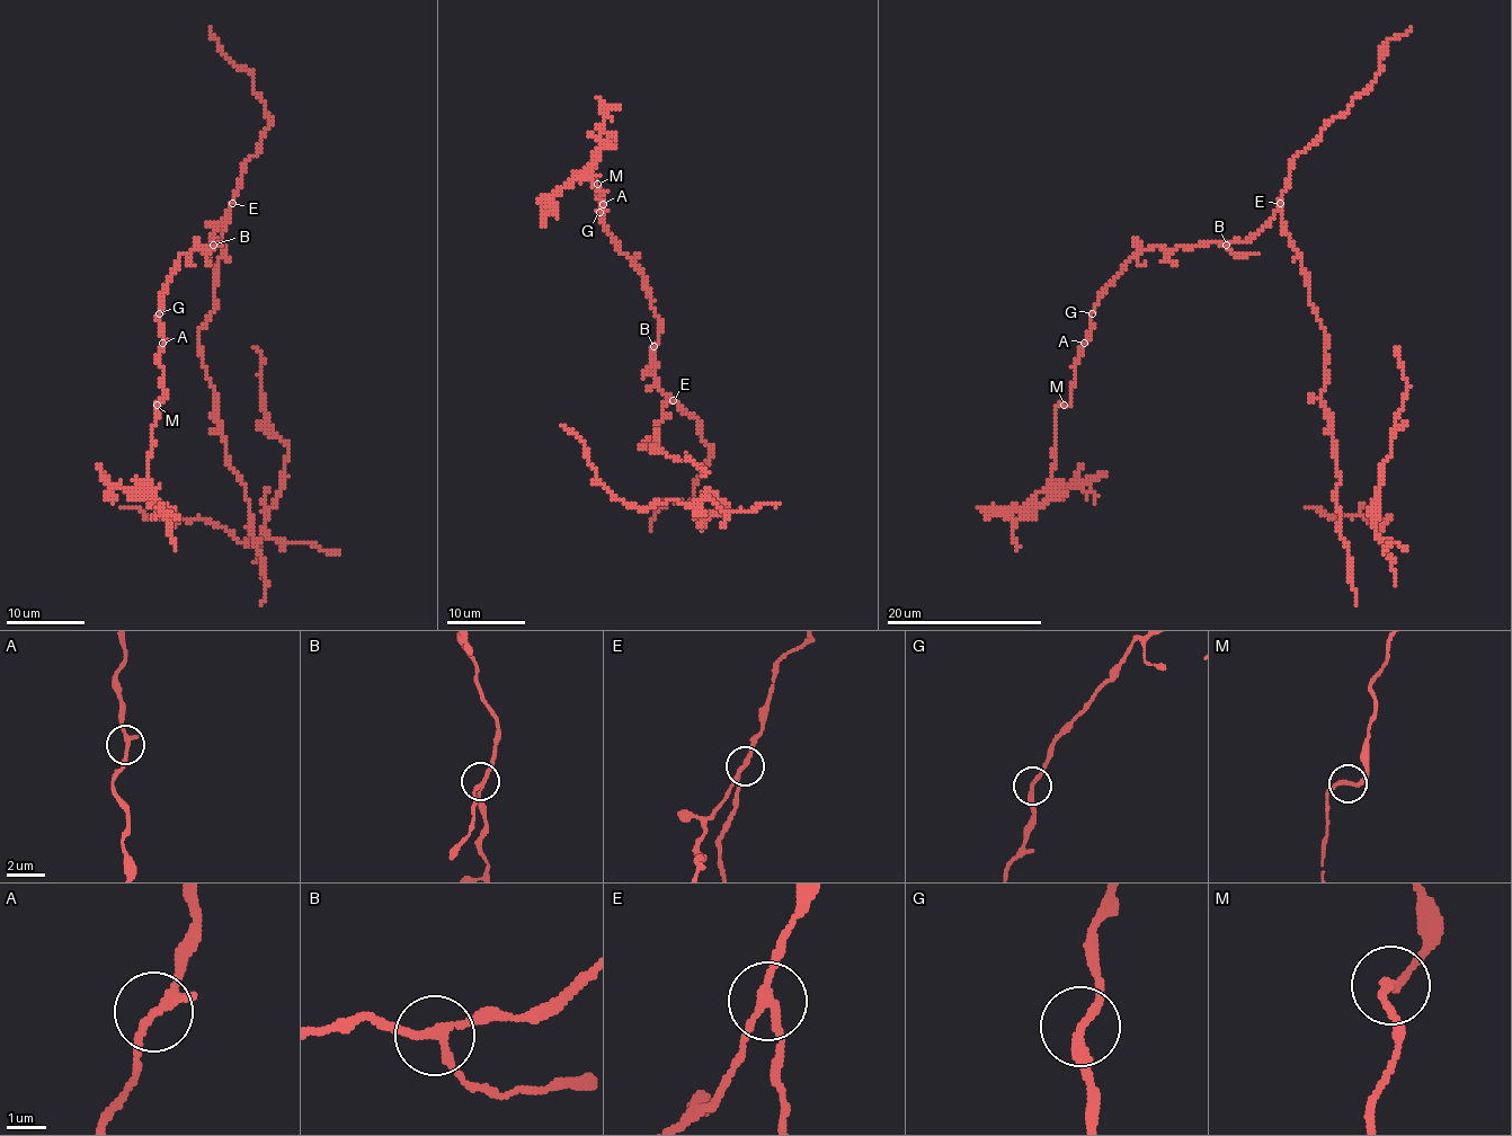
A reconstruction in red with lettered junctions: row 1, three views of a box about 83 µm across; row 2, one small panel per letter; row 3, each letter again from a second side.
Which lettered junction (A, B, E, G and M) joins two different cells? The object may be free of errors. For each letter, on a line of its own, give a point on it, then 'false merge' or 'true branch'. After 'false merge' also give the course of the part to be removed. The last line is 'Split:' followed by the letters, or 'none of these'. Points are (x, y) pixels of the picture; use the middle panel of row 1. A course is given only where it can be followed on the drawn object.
A: (603, 204) | true branch
B: (654, 346) | true branch
E: (673, 400) | false merge
G: (599, 212) | true branch
M: (597, 184) | true branch
Split: E

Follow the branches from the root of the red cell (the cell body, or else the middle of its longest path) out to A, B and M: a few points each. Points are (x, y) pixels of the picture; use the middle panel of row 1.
A: (664, 410), (669, 397), (658, 388), (654, 375), (659, 317), (643, 274), (607, 231), (599, 212), (603, 204)
B: (664, 410), (669, 397), (658, 388), (654, 375), (654, 346)
M: (664, 410), (669, 397), (654, 375), (659, 317), (643, 274), (607, 231), (597, 184)

